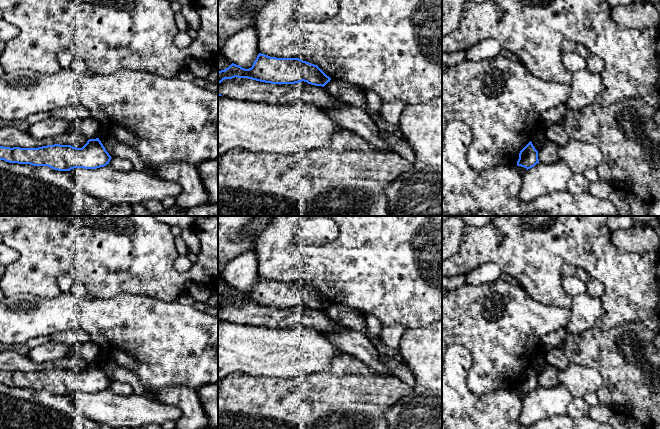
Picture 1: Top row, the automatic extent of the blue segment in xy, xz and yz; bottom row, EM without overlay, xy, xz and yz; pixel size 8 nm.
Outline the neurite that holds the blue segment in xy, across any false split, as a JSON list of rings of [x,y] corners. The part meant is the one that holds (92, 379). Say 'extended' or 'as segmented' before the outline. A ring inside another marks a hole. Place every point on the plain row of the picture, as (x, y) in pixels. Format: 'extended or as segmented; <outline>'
as segmented; [[[99,362],[89,363],[82,372],[60,368],[38,372],[0,370],[0,384],[48,390],[58,395],[70,395],[74,392],[96,393],[109,388],[111,382]]]

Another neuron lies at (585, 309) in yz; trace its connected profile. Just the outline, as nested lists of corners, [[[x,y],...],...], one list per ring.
[[[587,292],[572,297],[571,318],[566,332],[579,334],[596,325],[602,315],[603,306],[600,298],[595,298]]]

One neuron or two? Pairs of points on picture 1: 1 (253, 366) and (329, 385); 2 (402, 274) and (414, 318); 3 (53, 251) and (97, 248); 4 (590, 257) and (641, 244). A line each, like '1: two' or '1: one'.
1: two
2: one
3: one
4: two

